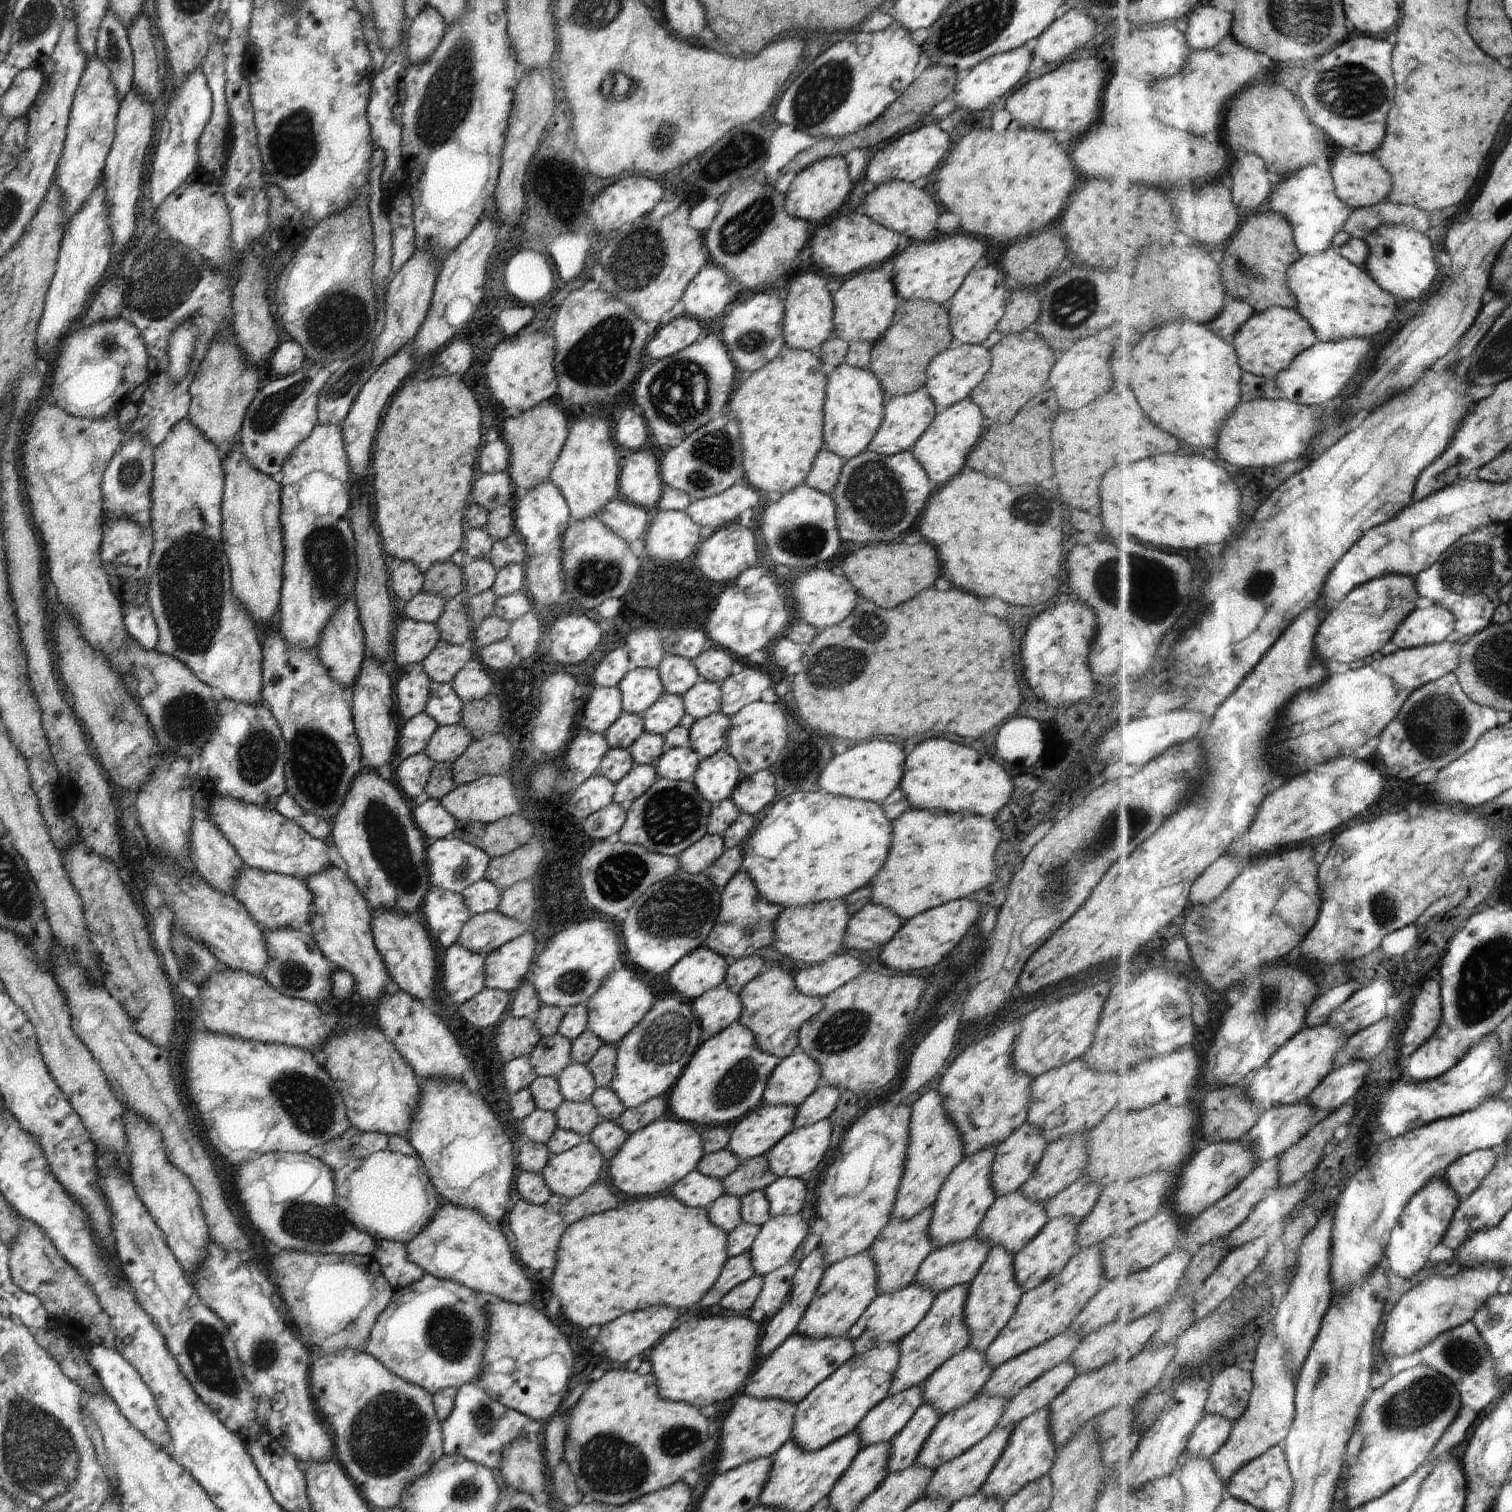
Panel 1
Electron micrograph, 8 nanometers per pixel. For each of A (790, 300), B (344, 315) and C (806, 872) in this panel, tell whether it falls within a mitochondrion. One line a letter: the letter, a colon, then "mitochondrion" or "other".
A: other
B: mitochondrion
C: other

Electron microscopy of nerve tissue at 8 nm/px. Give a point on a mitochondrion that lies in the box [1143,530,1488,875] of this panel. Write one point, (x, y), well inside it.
(1436, 726)

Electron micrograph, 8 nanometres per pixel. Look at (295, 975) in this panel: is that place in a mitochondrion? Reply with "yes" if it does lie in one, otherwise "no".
yes

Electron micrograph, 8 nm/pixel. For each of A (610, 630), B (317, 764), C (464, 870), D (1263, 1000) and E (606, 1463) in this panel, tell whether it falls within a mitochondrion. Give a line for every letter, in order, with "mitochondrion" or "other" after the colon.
A: other
B: mitochondrion
C: mitochondrion
D: mitochondrion
E: mitochondrion

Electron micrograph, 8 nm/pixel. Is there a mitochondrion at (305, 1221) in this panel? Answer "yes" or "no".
yes

